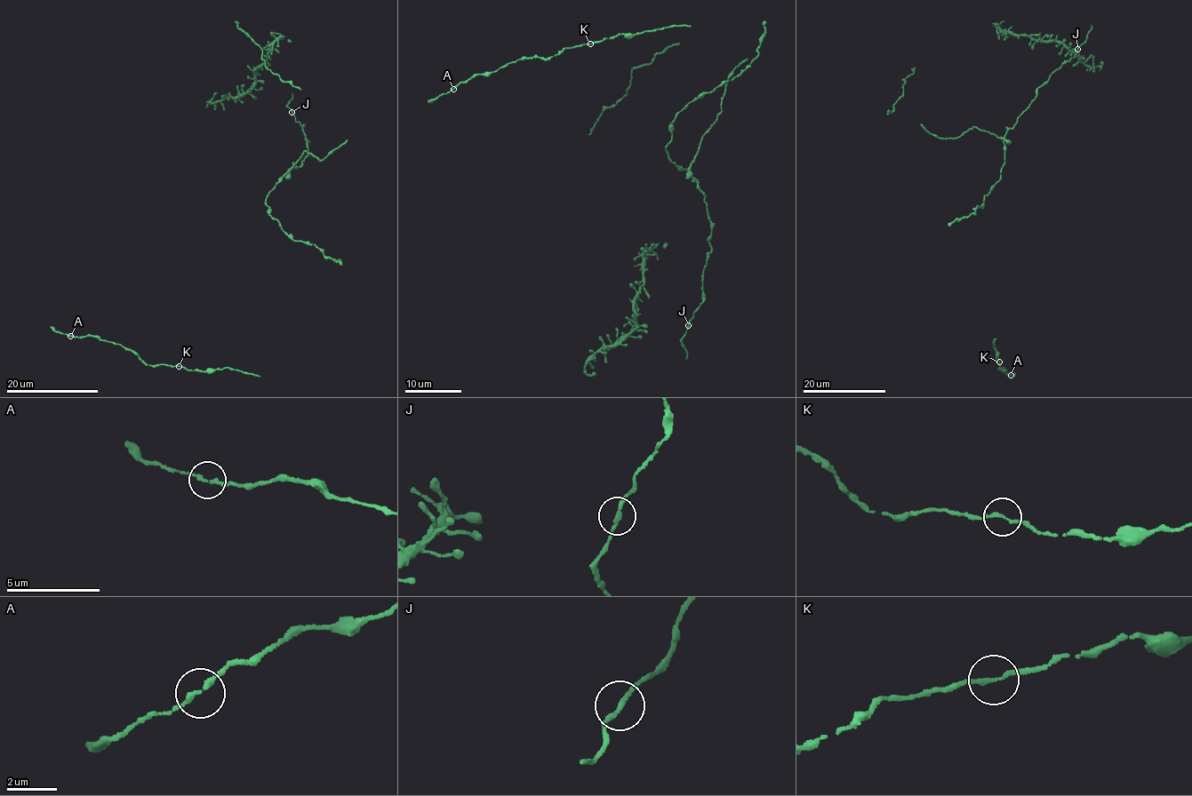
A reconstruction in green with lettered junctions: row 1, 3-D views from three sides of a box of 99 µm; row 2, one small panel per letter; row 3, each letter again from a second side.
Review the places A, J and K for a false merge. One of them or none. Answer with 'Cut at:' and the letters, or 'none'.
Cut at: none

